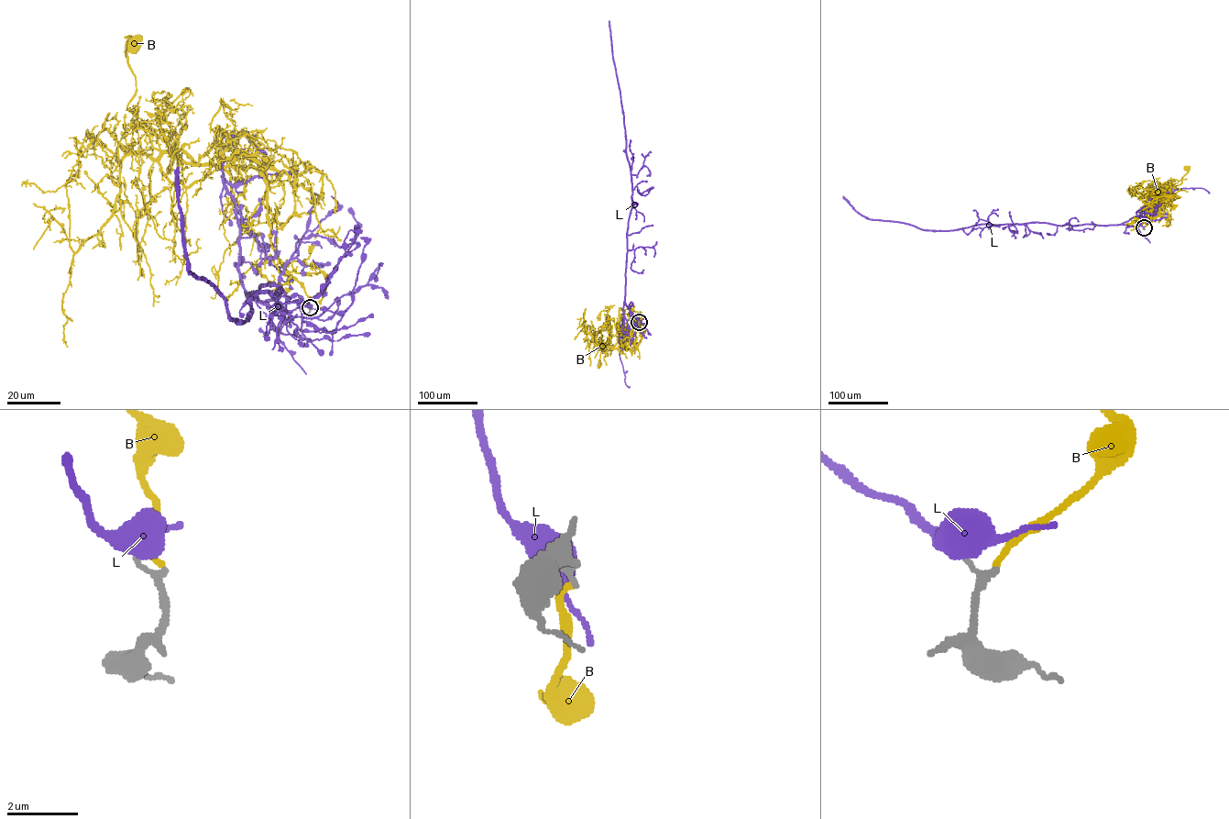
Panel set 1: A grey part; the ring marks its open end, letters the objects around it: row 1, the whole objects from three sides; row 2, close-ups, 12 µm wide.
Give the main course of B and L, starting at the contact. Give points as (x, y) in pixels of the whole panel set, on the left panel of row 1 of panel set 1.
B: (310, 307), (273, 249), (256, 162), (219, 127), (197, 163), (153, 146), (128, 109), (131, 47)
L: (307, 306), (248, 298), (265, 284), (279, 293), (231, 318), (187, 269), (177, 167)

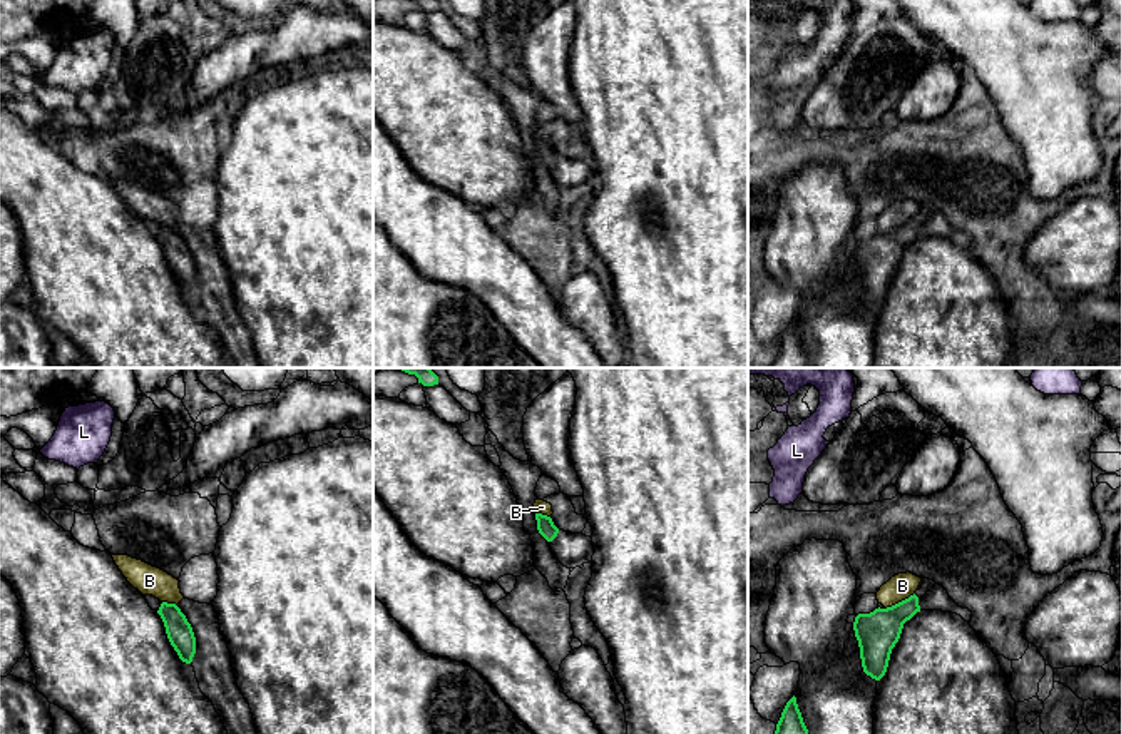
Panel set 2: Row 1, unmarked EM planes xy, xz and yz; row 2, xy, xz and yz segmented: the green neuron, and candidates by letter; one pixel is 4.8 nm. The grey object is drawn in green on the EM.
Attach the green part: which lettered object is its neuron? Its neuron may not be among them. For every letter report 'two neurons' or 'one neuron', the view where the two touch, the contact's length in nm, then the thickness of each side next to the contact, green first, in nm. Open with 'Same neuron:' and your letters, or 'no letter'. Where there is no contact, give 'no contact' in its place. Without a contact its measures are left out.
Same neuron: no letter
B: two neurons; meets green in yz; contact 170 nm long; 200 nm thick on the green side, 120 nm on the other
L: two neurons; no contact

